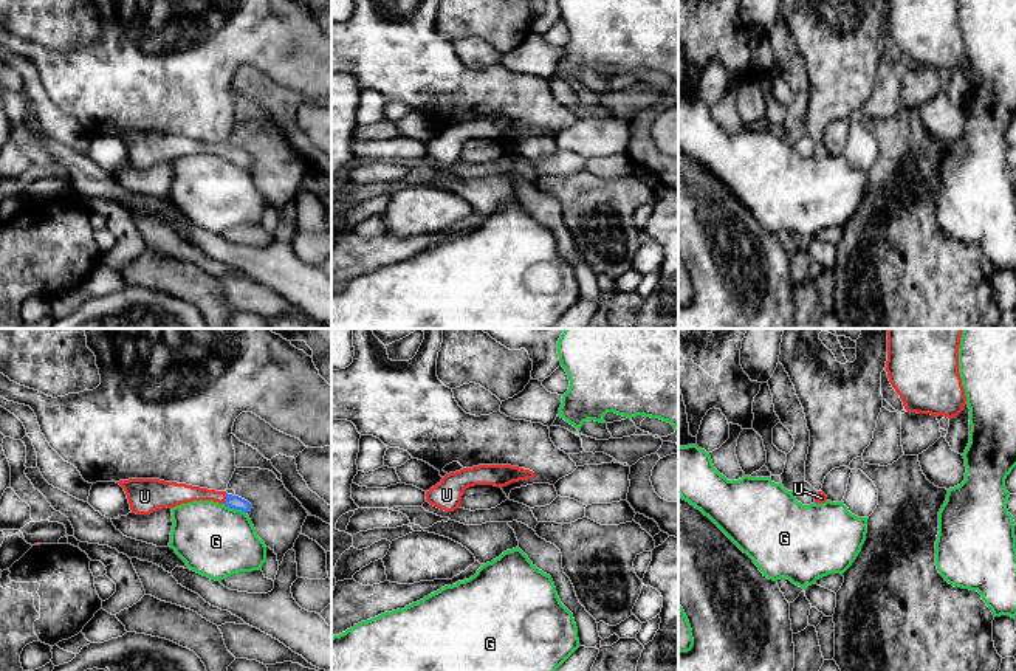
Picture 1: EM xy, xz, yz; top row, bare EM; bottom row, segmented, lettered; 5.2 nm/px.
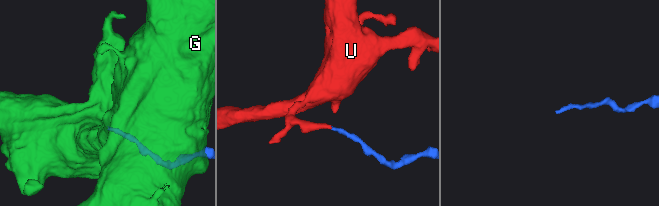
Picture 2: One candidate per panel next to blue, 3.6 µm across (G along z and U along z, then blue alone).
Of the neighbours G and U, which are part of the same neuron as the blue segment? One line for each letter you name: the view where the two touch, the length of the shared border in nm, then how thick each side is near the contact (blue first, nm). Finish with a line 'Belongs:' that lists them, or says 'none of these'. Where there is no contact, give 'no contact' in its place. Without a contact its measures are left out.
U: xy | 60 nm | 70/110 nm
Belongs: U

